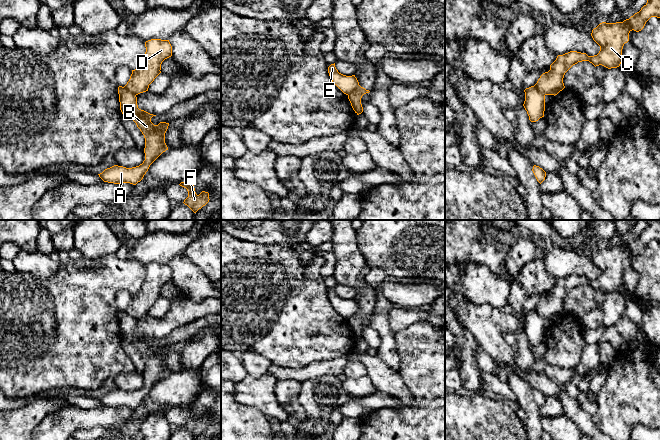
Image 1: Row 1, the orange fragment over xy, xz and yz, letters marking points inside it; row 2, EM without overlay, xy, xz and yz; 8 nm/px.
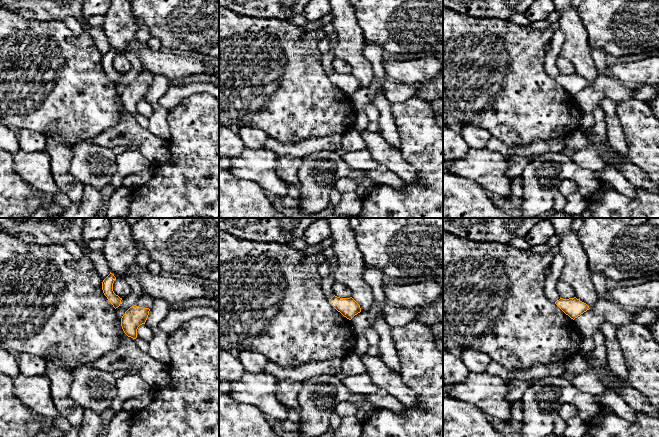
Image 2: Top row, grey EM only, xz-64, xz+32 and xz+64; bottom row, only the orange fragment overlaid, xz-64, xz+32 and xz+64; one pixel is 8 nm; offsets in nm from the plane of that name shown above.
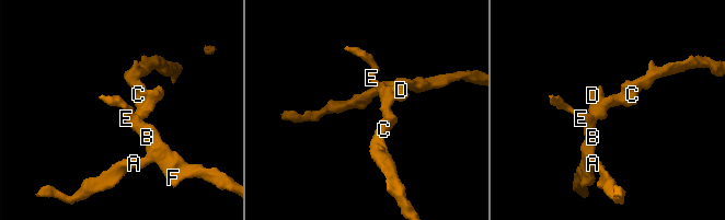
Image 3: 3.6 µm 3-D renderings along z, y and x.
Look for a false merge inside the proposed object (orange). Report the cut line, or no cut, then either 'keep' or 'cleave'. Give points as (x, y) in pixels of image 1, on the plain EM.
cut in xy along (124, 310), (135, 319); cleave

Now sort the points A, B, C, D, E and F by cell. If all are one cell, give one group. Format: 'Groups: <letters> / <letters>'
Groups: A B E F / C D

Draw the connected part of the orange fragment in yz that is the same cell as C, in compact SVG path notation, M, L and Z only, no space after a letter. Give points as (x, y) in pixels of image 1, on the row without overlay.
M645 220L647 227L641 234L623 246L600 247L592 254L593 264L600 270L597 279L588 280L586 277L570 275L558 279L550 289L550 294L543 297L534 311L544 319L557 319L565 310L563 302L565 297L575 288L589 285L595 291L602 289L608 293L617 292L622 286L622 273L629 265L629 257L634 254L641 255L651 241L660 242L660 222L658 220Z

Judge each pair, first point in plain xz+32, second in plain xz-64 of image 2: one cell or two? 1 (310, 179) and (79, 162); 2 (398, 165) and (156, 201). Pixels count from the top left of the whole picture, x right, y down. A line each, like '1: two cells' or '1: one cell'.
1: one cell
2: two cells

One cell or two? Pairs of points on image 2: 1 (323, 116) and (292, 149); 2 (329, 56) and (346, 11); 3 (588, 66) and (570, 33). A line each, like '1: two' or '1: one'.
1: two
2: two
3: one

